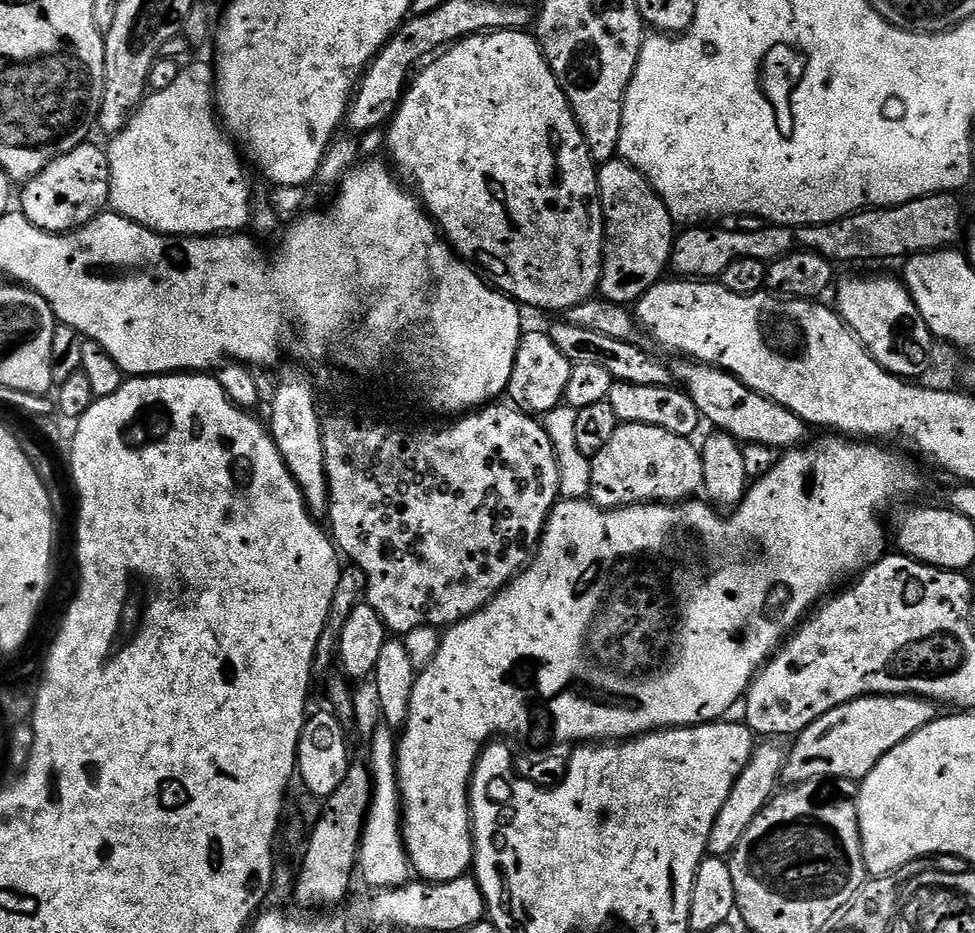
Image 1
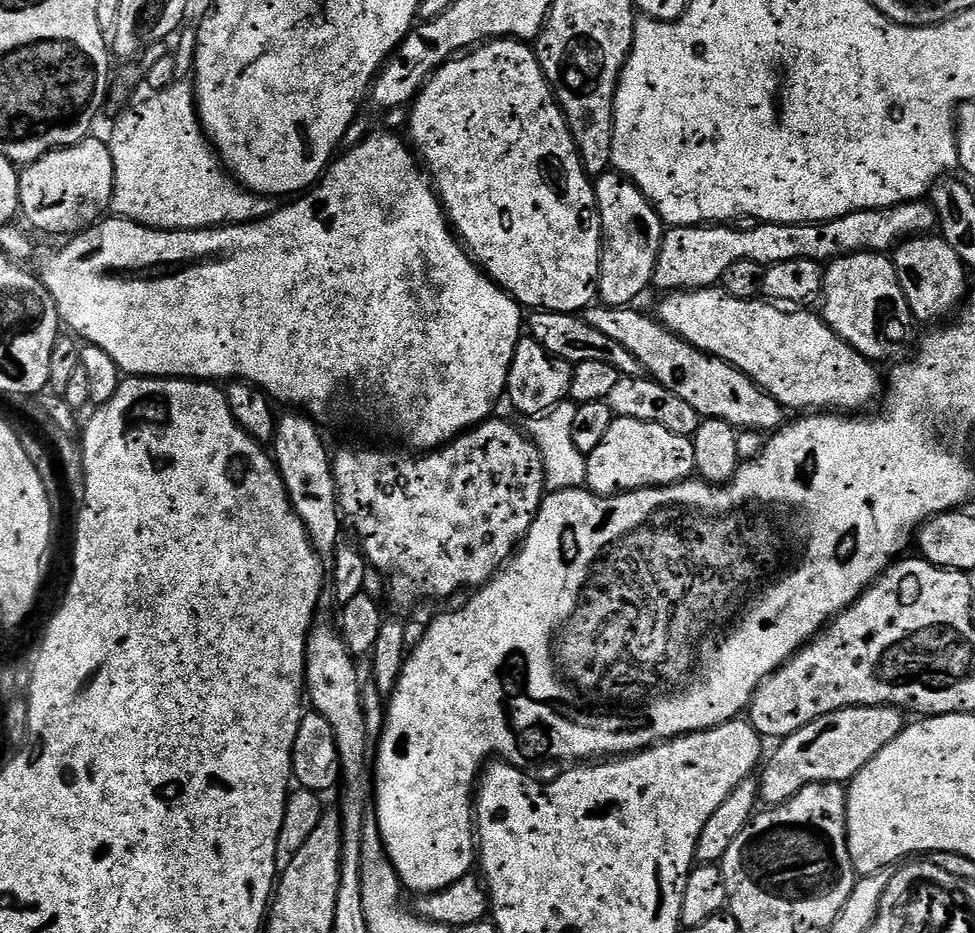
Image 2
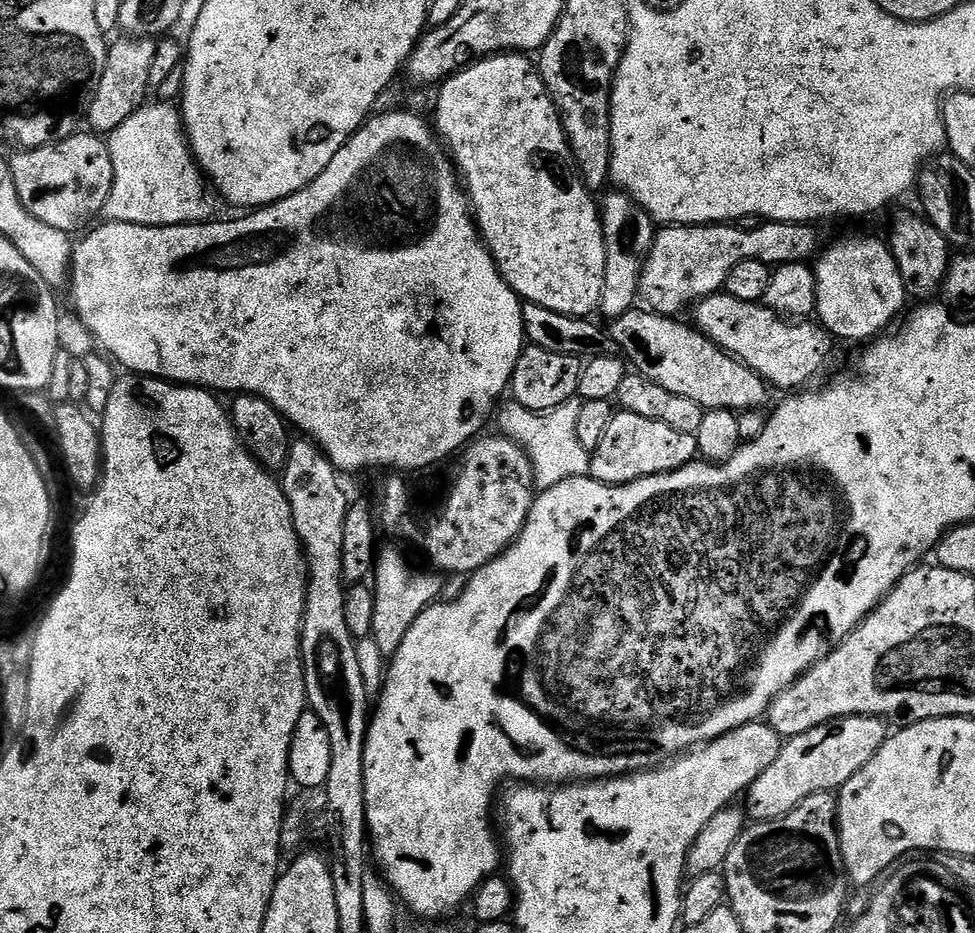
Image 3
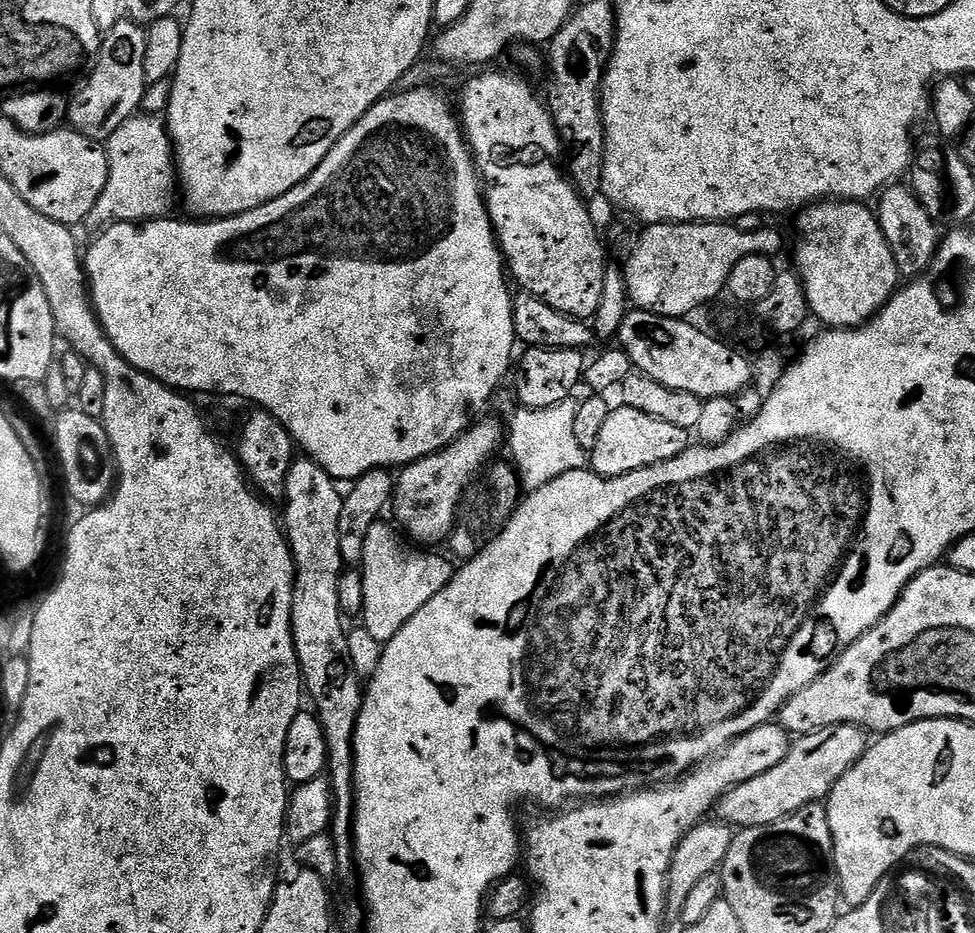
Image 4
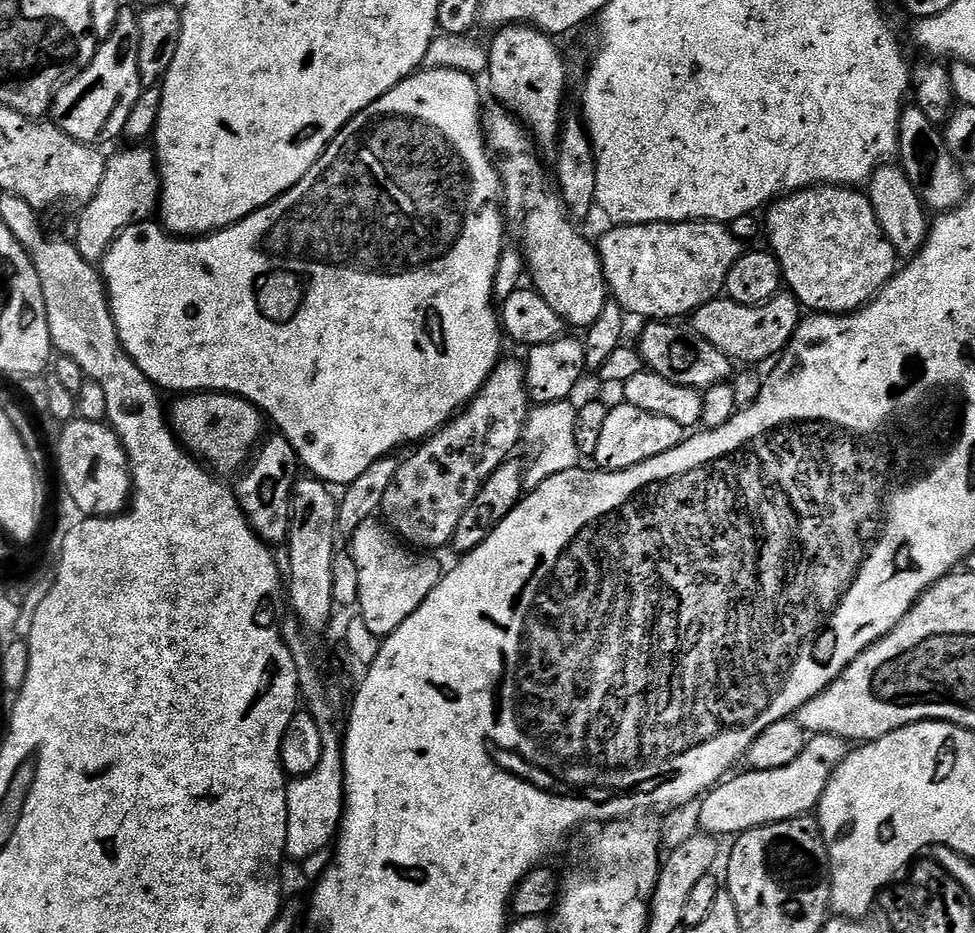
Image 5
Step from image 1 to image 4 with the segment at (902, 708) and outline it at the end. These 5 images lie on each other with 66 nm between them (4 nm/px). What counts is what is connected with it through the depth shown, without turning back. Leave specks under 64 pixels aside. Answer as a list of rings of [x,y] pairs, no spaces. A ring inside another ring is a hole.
[[[839,724],[801,736],[774,770],[750,778],[750,782],[736,784],[720,799],[718,816],[723,823],[737,829],[766,826],[794,814],[808,804],[823,801],[833,786],[857,764],[870,746],[865,729],[854,724]]]

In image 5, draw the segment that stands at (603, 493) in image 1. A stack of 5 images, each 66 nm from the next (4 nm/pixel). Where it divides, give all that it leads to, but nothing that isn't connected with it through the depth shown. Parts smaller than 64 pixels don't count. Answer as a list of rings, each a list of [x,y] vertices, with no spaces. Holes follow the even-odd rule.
[[[623,402],[617,404],[617,408],[609,407],[594,457],[595,467],[601,472],[630,470],[630,466],[638,466],[650,458],[658,458],[658,454],[666,454],[666,450],[674,450],[674,446],[678,446],[686,438],[686,429],[670,418],[646,414],[646,410],[638,410],[638,406]]]

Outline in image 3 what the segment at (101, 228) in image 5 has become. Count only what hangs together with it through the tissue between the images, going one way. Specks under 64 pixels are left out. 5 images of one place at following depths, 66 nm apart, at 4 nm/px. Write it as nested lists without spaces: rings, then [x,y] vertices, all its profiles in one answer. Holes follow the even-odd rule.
[[[145,103],[134,114],[130,114],[130,118],[122,122],[122,126],[107,133],[106,143],[110,150],[110,162],[114,166],[114,178],[110,198],[106,198],[104,203],[102,216],[105,221],[165,228],[179,224],[203,224],[213,219],[212,211],[216,208],[212,201],[213,193],[204,192],[206,177],[192,154],[188,136],[184,132],[184,117],[175,103]]]

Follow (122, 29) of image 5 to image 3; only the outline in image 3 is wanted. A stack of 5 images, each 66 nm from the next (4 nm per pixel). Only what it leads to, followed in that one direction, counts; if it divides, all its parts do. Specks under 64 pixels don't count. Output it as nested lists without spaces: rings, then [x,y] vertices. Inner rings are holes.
[[[152,38],[123,39],[124,40],[116,41],[113,39],[111,41],[104,73],[100,80],[95,81],[94,89],[96,88],[96,93],[94,93],[93,96],[91,93],[90,99],[86,104],[86,124],[87,127],[96,134],[107,134],[113,132],[118,126],[122,126],[122,122],[126,122],[126,118],[130,118],[130,114],[134,114],[137,108],[141,107],[146,100],[143,88],[147,89],[149,87],[150,62],[154,60],[157,41]]]

